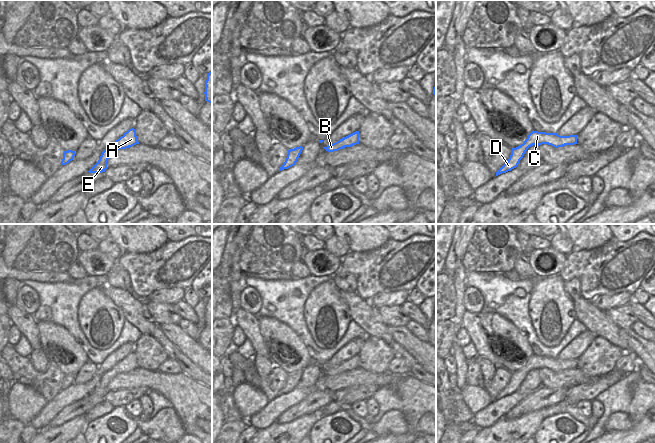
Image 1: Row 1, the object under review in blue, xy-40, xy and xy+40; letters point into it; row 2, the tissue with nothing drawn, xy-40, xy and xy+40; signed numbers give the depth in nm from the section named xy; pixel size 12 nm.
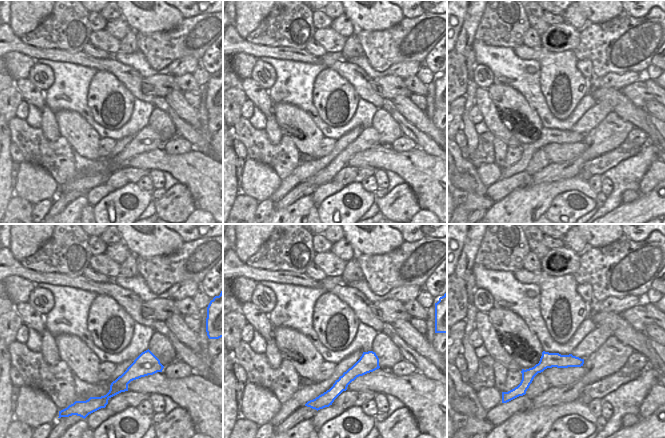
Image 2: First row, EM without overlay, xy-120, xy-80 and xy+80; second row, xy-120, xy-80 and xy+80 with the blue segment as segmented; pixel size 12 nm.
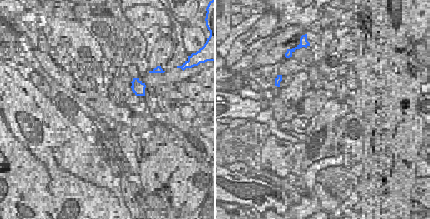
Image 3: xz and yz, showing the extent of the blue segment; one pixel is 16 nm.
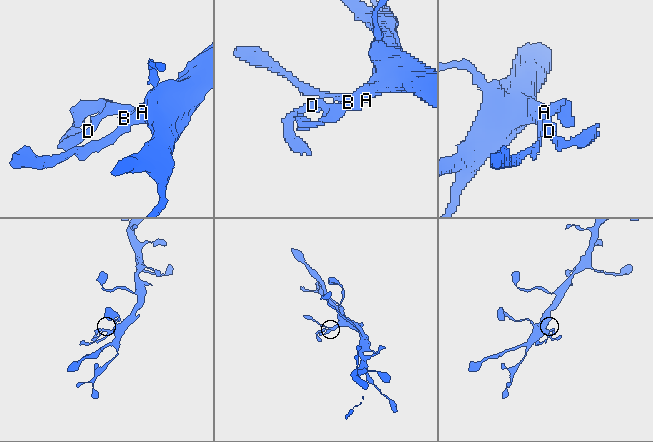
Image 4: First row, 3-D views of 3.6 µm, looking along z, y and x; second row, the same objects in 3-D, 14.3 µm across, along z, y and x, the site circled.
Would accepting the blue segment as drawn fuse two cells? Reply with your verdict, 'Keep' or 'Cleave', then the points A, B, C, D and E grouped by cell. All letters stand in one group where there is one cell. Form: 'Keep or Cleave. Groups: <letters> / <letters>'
Cleave. Groups: A B C E / D.

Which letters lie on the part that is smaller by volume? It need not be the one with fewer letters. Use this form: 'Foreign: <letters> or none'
Foreign: D

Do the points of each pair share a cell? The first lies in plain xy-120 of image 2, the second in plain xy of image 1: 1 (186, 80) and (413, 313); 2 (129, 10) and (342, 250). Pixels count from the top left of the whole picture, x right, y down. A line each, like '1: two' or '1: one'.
1: one
2: two

